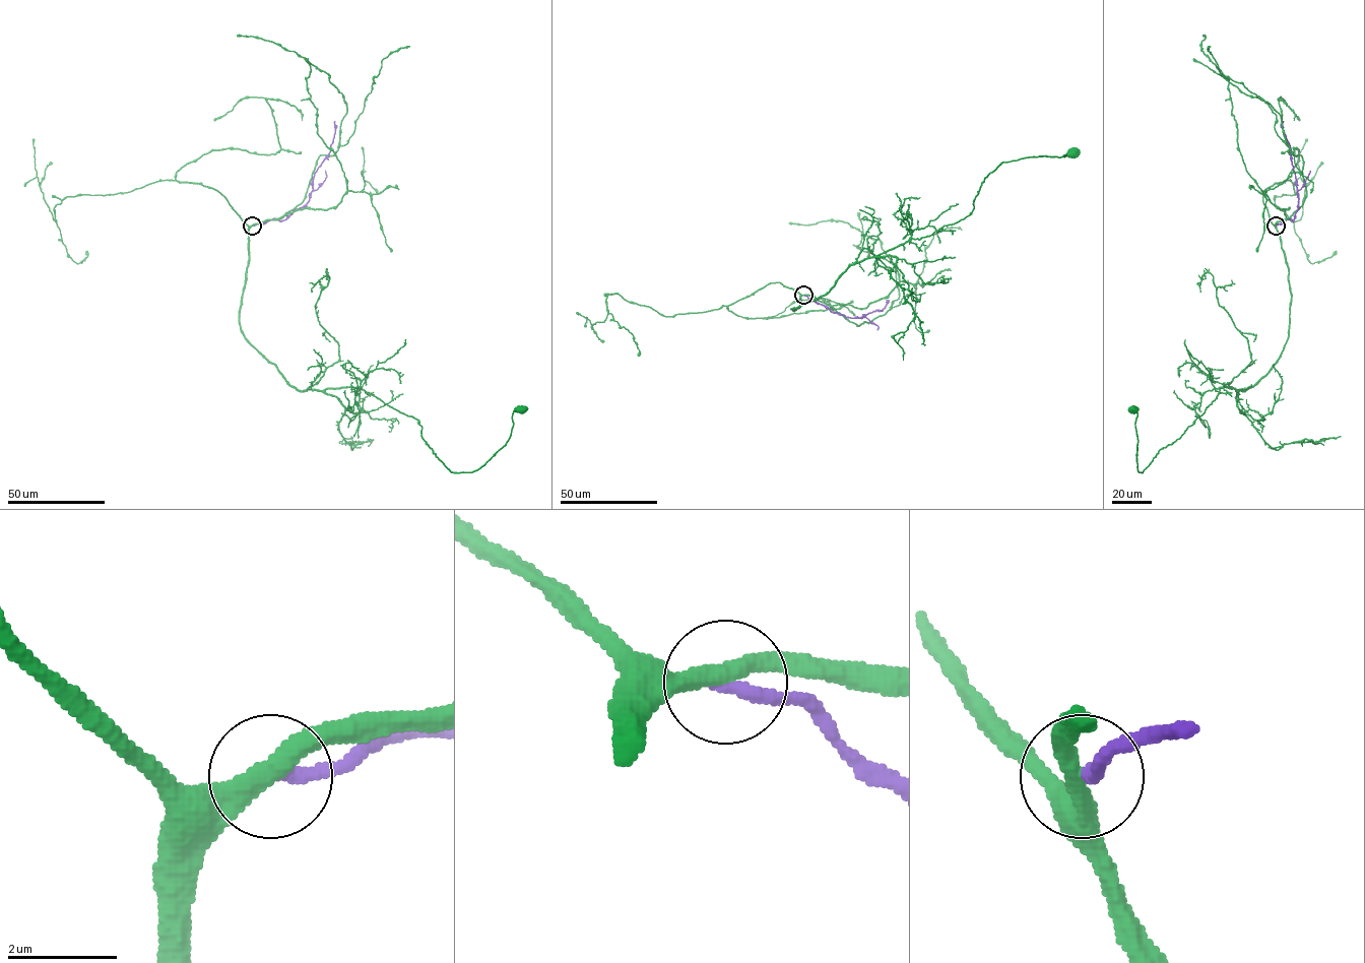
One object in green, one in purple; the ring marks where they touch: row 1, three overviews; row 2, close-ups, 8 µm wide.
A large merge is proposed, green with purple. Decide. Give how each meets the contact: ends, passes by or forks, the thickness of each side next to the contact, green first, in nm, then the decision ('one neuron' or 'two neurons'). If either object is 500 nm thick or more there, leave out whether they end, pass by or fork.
green passes by; purple ends there; 360 nm thick on the green side, 260 nm on the other; two neurons

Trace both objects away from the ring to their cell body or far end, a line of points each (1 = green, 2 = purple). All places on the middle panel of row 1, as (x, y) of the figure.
1: (803, 295), (798, 308), (791, 309), (824, 296), (853, 264), (969, 215), (984, 179), (1003, 162), (1075, 151)
2: (803, 295), (846, 317), (861, 318), (882, 310), (887, 303)

